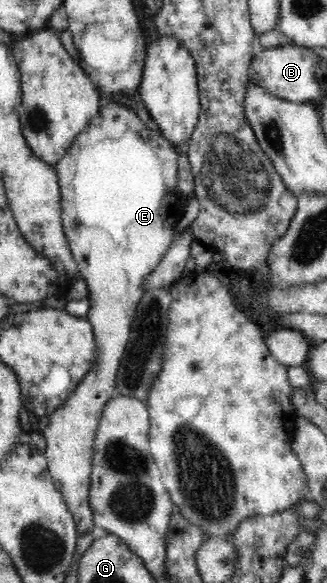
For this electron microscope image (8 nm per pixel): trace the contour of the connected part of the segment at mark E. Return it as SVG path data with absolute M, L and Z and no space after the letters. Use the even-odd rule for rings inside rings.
M109 102L101 104L99 114L90 120L55 166L61 191L63 230L79 272L88 286L90 307L85 318L93 326L97 343L92 367L64 403L51 413L48 425L42 431L46 438L44 455L48 472L68 504L78 533L98 533L89 500L96 432L105 405L114 395L116 374L130 340L135 310L145 294L143 282L157 268L174 239L181 201L177 192L178 156L179 151L164 137L147 128L135 111L117 102ZM107 140L119 140L117 160L115 156L107 156L107 152L115 152L115 146L109 146L109 150L105 146L103 150L103 142Z

